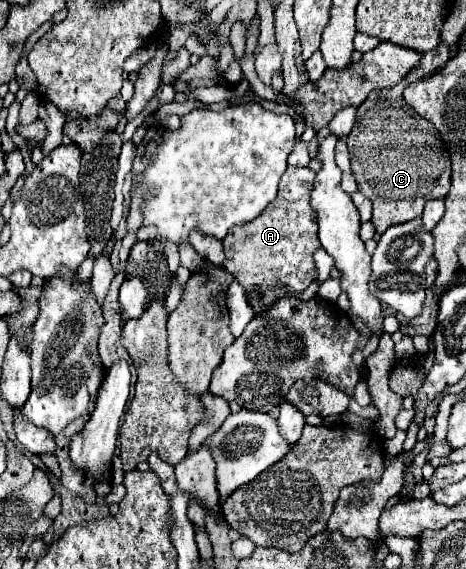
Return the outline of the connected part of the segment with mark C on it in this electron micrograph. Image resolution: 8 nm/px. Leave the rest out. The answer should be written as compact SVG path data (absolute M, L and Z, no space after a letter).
M436 45L422 55L420 63L398 85L370 93L370 97L358 107L356 123L346 143L358 191L372 201L372 223L380 235L392 225L420 217L426 201L444 199L450 189L450 153L446 151L440 133L430 121L412 111L402 97L404 87L442 69L448 59L448 45Z

